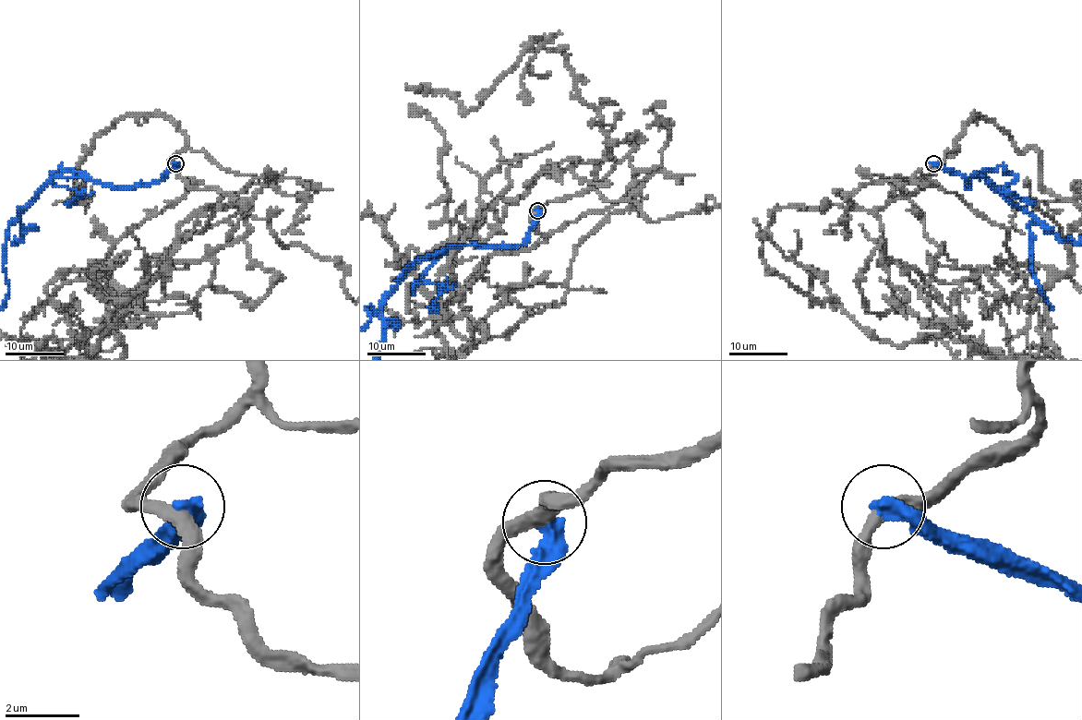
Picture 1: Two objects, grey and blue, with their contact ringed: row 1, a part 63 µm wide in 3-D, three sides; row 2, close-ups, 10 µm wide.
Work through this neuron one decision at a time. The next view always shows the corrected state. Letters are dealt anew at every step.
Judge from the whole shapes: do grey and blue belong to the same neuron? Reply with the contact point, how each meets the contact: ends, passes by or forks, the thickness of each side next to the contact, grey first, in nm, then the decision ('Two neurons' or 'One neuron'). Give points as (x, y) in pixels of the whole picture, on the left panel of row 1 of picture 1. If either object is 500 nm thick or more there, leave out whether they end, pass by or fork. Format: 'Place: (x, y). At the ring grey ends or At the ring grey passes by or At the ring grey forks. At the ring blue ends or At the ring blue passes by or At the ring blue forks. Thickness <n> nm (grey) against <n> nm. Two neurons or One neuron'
Place: (175, 163). At the ring grey passes by. At the ring blue ends. Thickness 360 nm (grey) against 480 nm. Two neurons

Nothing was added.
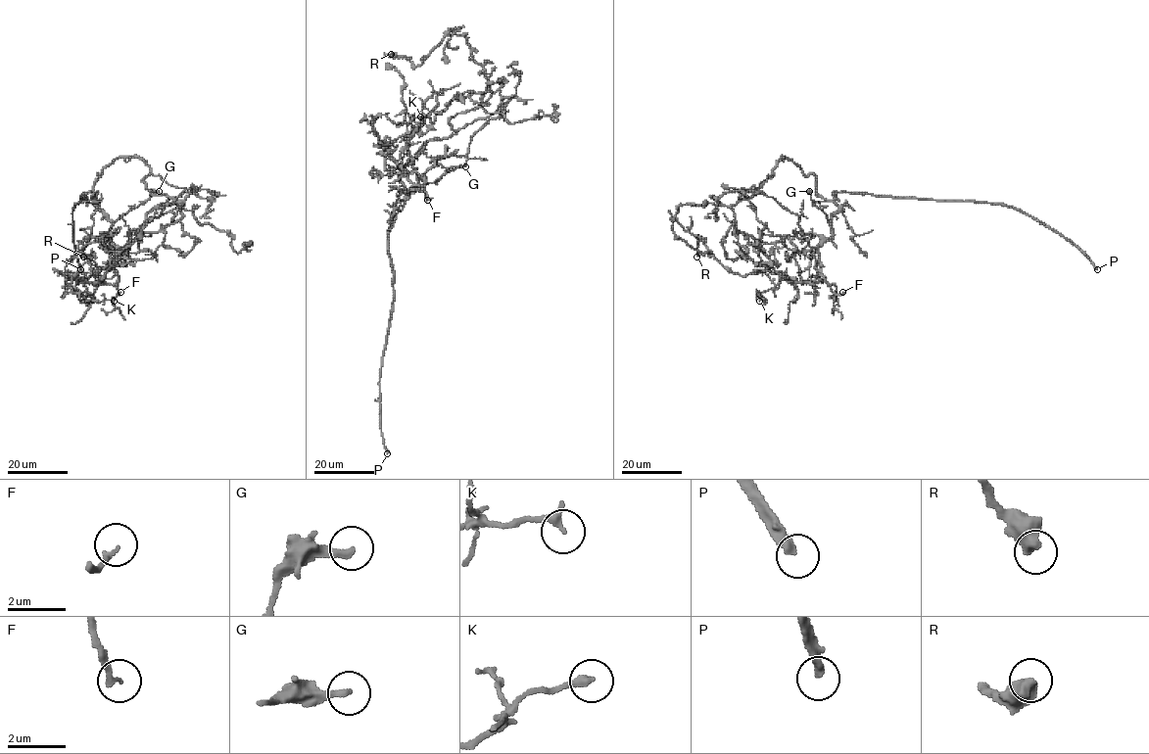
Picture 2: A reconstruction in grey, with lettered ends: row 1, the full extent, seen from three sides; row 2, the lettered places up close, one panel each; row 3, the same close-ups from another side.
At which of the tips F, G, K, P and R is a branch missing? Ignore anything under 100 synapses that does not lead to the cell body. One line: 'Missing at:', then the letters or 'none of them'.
Missing at: F, P

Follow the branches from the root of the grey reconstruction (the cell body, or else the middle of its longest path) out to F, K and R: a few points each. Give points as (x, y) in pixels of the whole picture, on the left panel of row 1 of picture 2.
F: (102, 172), (97, 173), (92, 196), (112, 223), (110, 240), (116, 249), (115, 272), (118, 293), (120, 292)
K: (102, 172), (92, 196), (112, 223), (115, 266), (101, 267), (96, 283), (74, 276), (66, 292), (114, 301)
R: (102, 172), (139, 157), (145, 186), (180, 206), (157, 205), (119, 253), (85, 238), (83, 257)

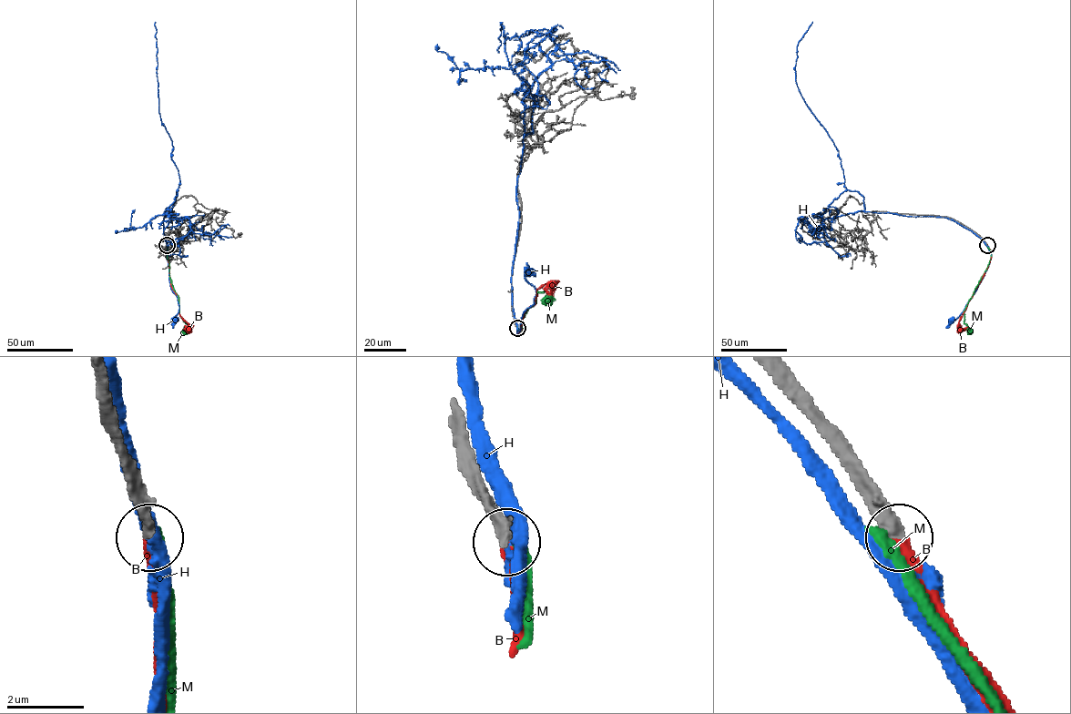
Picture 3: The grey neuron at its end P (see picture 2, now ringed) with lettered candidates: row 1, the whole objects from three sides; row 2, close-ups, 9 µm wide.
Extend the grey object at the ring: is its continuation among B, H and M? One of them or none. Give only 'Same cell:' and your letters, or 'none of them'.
Same cell: B

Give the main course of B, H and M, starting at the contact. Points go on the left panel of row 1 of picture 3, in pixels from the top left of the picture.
B: (167, 244), (171, 287), (178, 297), (180, 316), (188, 323), (189, 330)
H: (167, 245), (170, 287), (178, 306), (178, 312), (174, 319)
M: (167, 244), (169, 276), (178, 297), (180, 316), (188, 326), (186, 331)

